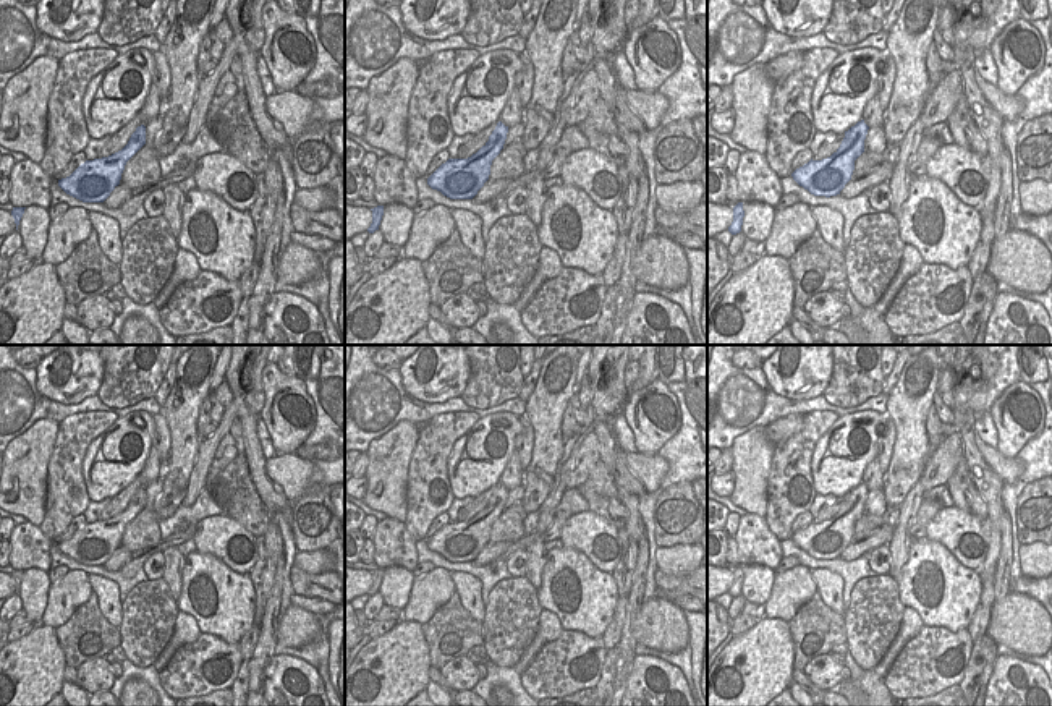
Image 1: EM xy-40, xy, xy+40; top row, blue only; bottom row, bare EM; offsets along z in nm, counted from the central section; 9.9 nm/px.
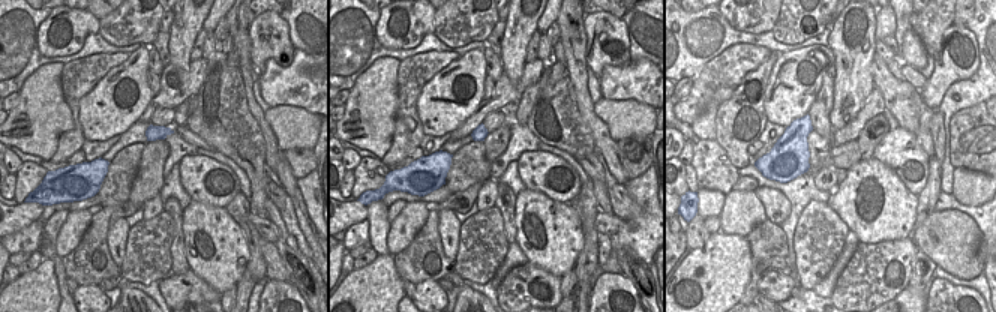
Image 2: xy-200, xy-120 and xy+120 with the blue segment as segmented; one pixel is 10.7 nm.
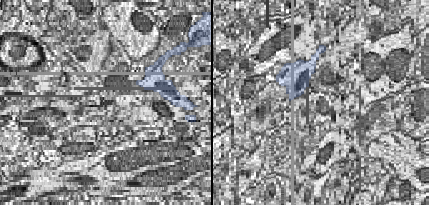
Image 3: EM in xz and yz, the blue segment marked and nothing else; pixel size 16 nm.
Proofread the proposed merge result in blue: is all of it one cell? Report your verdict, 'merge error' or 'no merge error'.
no merge error

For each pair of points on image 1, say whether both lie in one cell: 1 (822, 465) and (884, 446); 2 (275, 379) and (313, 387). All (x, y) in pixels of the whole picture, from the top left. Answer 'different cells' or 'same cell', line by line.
1: different cells
2: different cells

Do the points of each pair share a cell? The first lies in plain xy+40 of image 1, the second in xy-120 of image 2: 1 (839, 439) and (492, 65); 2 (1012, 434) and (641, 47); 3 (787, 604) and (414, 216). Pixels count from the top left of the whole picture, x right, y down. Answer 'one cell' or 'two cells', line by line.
1: two cells
2: two cells
3: one cell

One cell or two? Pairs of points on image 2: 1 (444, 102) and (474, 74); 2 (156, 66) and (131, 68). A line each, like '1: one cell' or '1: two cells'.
1: one cell
2: two cells

